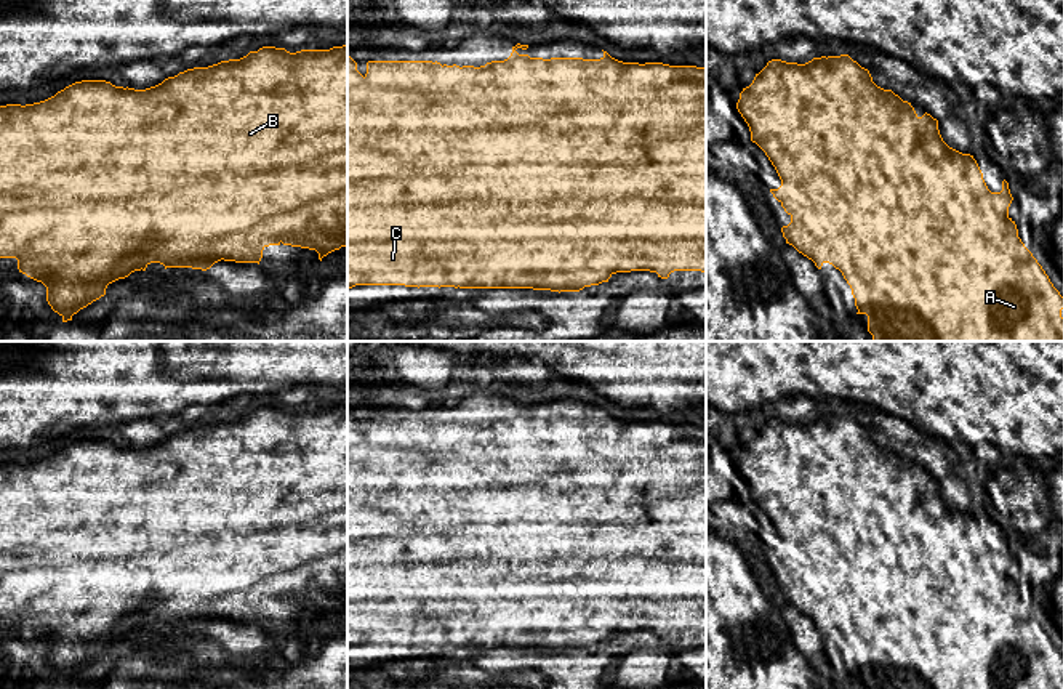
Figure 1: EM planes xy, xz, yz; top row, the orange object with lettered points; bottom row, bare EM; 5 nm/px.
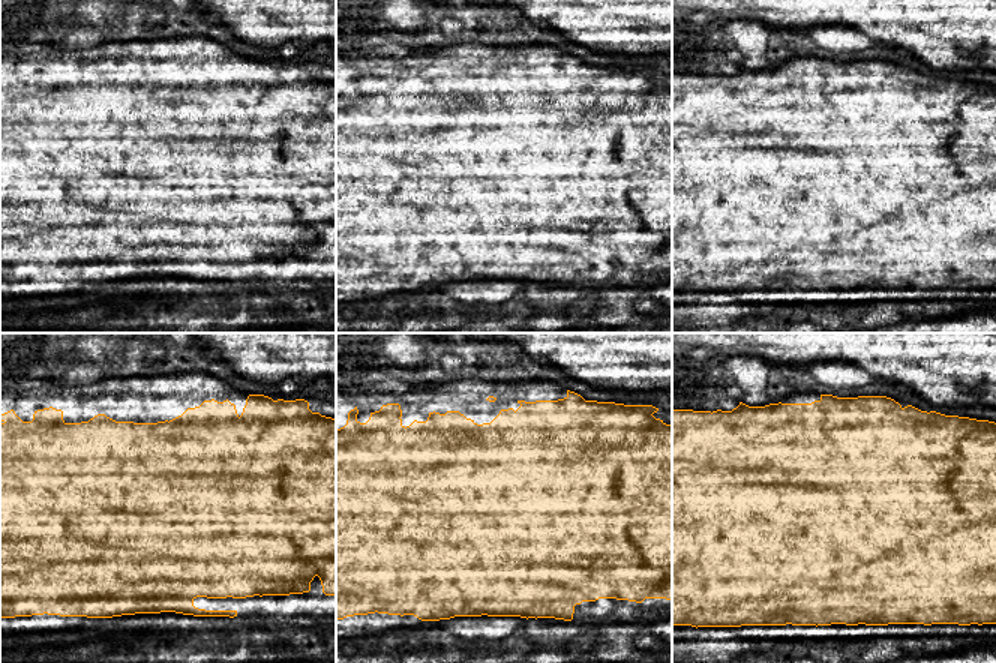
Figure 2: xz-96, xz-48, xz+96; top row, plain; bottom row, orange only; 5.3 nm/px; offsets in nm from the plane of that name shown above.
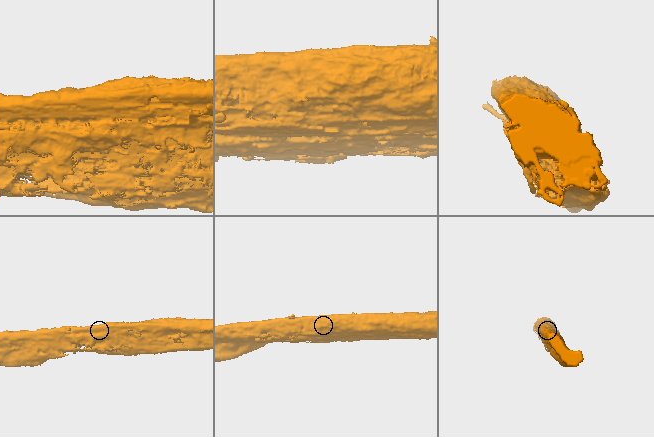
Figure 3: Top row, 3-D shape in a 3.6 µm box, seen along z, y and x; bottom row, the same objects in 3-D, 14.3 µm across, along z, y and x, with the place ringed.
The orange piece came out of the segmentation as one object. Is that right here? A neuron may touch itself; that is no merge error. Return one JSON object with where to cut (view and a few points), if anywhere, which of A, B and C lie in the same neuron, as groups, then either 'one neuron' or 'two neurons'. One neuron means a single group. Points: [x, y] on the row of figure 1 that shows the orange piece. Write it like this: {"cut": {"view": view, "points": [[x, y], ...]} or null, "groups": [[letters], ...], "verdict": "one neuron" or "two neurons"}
{"cut": null, "groups": [["A", "B", "C"]], "verdict": "one neuron"}

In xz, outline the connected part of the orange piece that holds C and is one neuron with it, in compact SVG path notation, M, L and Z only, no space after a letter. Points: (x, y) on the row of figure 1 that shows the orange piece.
M517 43L517 45L515 45L515 46L512 46L512 53L511 53L511 56L509 56L509 58L507 58L507 59L504 59L504 61L491 61L491 62L487 62L487 64L485 64L485 66L480 66L480 67L474 67L474 66L463 66L463 67L459 67L459 66L456 66L456 64L453 64L453 66L447 66L447 64L443 64L443 66L442 66L442 64L440 64L440 62L437 62L437 61L435 61L435 62L432 62L432 61L368 61L368 62L367 62L367 74L365 74L365 75L362 75L362 74L360 74L360 72L359 72L359 71L357 71L357 62L355 62L355 61L354 61L354 59L352 59L352 58L351 58L351 56L349 56L349 54L347 54L347 288L352 288L352 287L355 287L355 285L405 285L405 287L418 287L418 288L419 288L419 287L439 287L439 288L440 288L440 287L455 287L455 288L458 288L458 287L459 287L459 288L533 288L533 290L551 290L551 292L559 292L559 293L560 293L560 292L580 292L580 290L583 290L583 288L584 288L584 287L591 287L591 285L599 285L599 284L602 284L602 282L608 282L608 279L610 279L610 277L612 277L612 276L613 276L613 274L616 274L616 272L631 272L631 271L650 271L650 272L656 272L656 274L658 274L658 277L661 277L661 279L668 279L668 277L669 277L669 274L671 274L671 272L674 272L674 271L701 271L701 272L706 272L706 67L696 67L696 66L669 66L669 64L663 64L663 62L645 62L645 64L639 64L639 62L623 62L623 61L618 61L618 59L615 59L615 58L612 58L612 56L610 56L610 54L608 54L608 53L607 53L607 51L604 51L604 56L602 56L602 58L600 58L600 59L583 59L583 58L551 58L551 59L543 59L543 58L530 58L530 56L528 56L528 54L519 54L519 53L517 53L517 51L515 51L515 50L517 50L517 48L522 48L522 50L527 50L527 48L528 48L528 45L520 45L520 43Z

